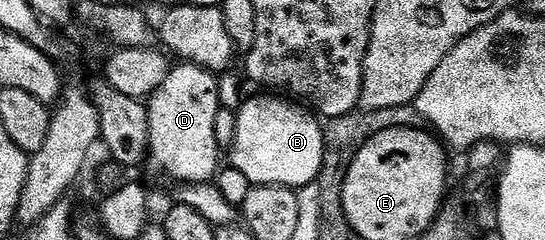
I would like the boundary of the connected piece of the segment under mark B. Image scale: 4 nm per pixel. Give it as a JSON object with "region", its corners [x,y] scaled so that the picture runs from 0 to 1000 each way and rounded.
{"region":[[[477,392],[448,413],[444,446],[433,463],[437,500],[435,567],[420,629],[422,696],[448,717],[462,771],[528,775],[539,792],[576,771],[585,742],[594,675],[594,575],[591,513],[565,450],[536,413],[506,392]]]}

